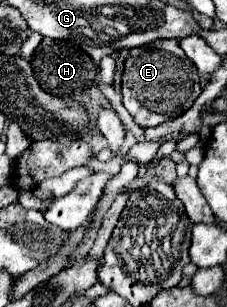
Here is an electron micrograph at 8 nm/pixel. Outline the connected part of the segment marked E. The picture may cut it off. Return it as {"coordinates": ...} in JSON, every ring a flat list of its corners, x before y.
{"coordinates":[[156,40,148,46,132,48,126,62,124,62,122,104,140,128,152,128,152,126,158,126,162,122,178,118,180,114,184,114,192,106,192,102,198,98,200,92,202,92,202,88,200,88,200,82,198,82,198,70,192,64,192,60,186,58,184,50,180,48,180,44,176,40]]}

